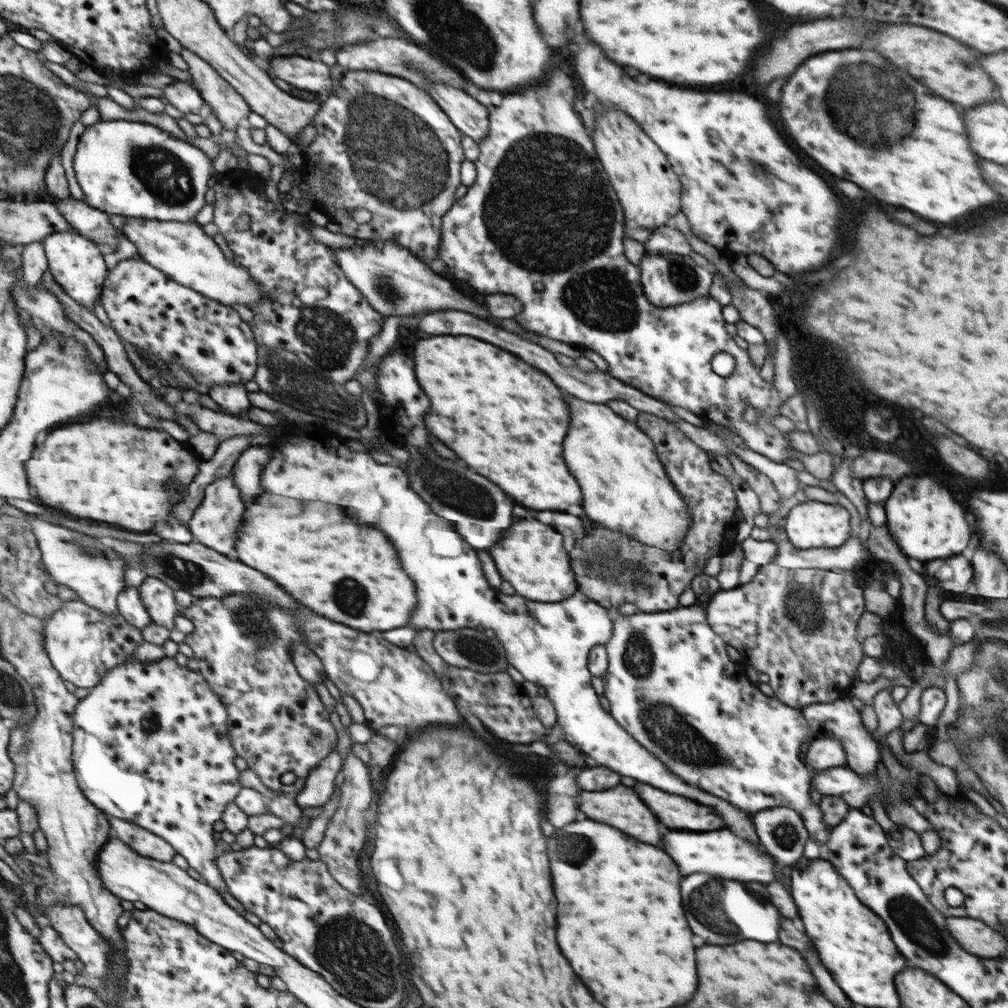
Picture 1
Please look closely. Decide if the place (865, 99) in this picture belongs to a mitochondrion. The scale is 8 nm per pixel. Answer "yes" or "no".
yes

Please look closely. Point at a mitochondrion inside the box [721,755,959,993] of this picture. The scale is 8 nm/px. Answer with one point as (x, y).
(934, 943)

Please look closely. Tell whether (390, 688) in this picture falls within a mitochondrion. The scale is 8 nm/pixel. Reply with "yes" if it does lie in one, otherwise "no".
no

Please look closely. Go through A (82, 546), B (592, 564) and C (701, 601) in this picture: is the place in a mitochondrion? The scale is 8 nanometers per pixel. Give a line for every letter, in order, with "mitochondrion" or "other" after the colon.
A: mitochondrion
B: mitochondrion
C: other

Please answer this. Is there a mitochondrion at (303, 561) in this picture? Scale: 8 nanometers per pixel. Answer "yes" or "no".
no

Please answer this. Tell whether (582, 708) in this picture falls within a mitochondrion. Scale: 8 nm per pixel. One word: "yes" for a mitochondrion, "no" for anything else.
no

